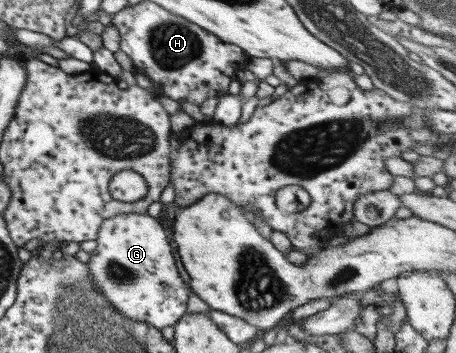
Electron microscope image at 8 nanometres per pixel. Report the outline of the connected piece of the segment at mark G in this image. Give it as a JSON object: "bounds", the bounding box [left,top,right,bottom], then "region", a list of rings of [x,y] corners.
{"bounds":[87,214,189,330],"region":[[[120,214],[103,219],[96,236],[96,247],[88,253],[87,274],[120,314],[159,330],[182,317],[189,285],[182,281],[165,229],[148,214]]]}

